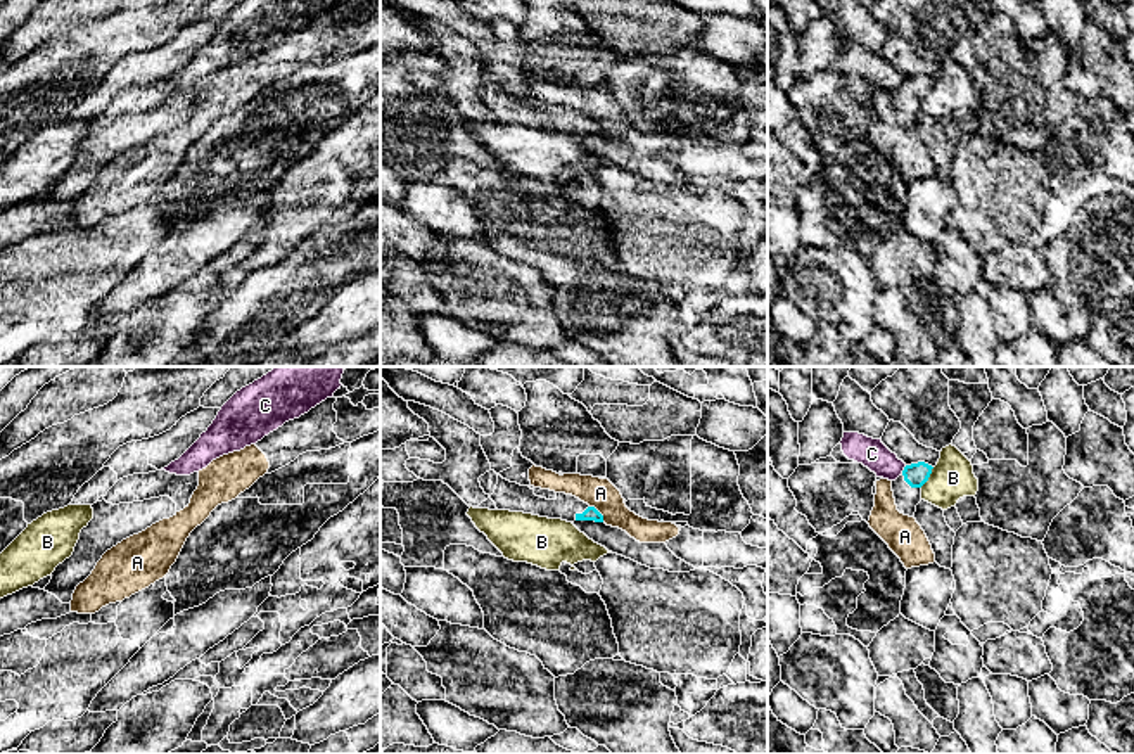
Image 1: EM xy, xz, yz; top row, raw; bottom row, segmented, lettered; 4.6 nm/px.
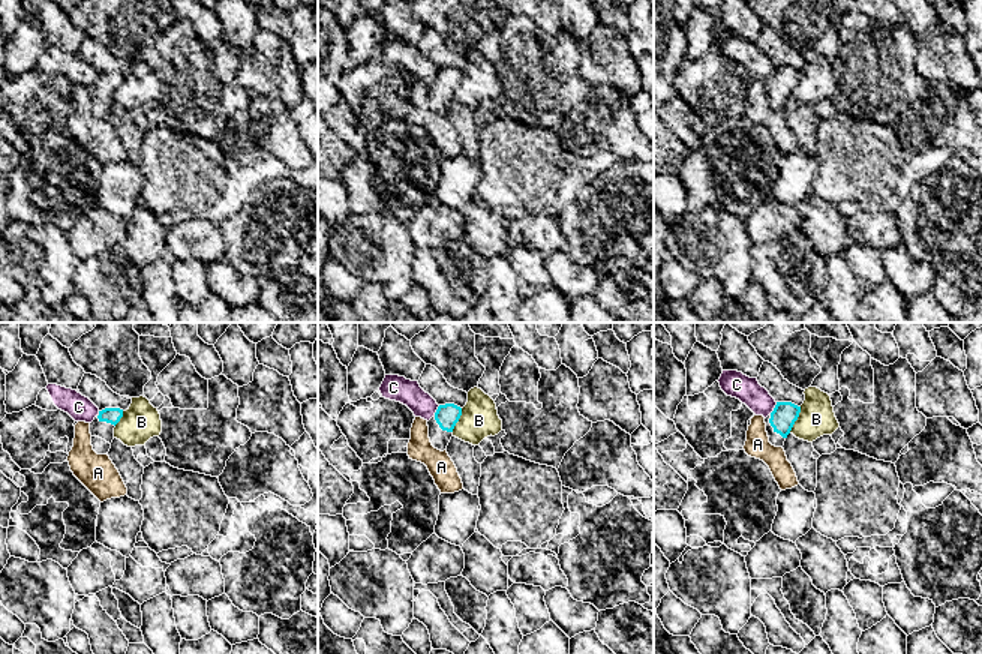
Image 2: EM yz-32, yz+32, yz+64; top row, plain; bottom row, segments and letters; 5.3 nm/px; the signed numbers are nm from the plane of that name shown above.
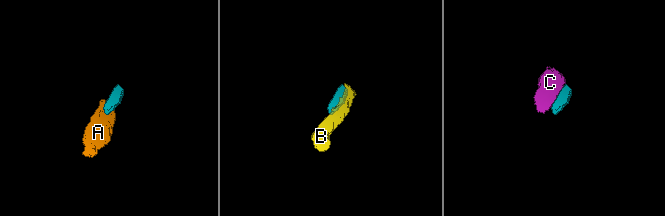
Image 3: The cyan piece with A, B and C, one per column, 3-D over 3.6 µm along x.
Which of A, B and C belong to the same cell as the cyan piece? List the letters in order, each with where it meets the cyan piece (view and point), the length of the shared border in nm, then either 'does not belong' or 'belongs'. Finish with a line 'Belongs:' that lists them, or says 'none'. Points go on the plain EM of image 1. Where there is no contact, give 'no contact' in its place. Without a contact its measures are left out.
A: meets cyan in xz at (598, 125); contact 100 nm long; does not belong
B: meets cyan in yz at (929, 89); contact 120 nm long; does not belong
C: meets cyan in yz at (904, 82); contact 50 nm long; does not belong
Belongs: none

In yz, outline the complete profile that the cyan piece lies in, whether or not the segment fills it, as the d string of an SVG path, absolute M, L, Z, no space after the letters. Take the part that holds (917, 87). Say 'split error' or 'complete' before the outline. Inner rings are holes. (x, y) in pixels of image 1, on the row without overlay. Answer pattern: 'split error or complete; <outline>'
split error; M925 74L906 78L902 86L892 93L897 123L914 130L916 118L921 114L921 99L932 86L932 78Z

